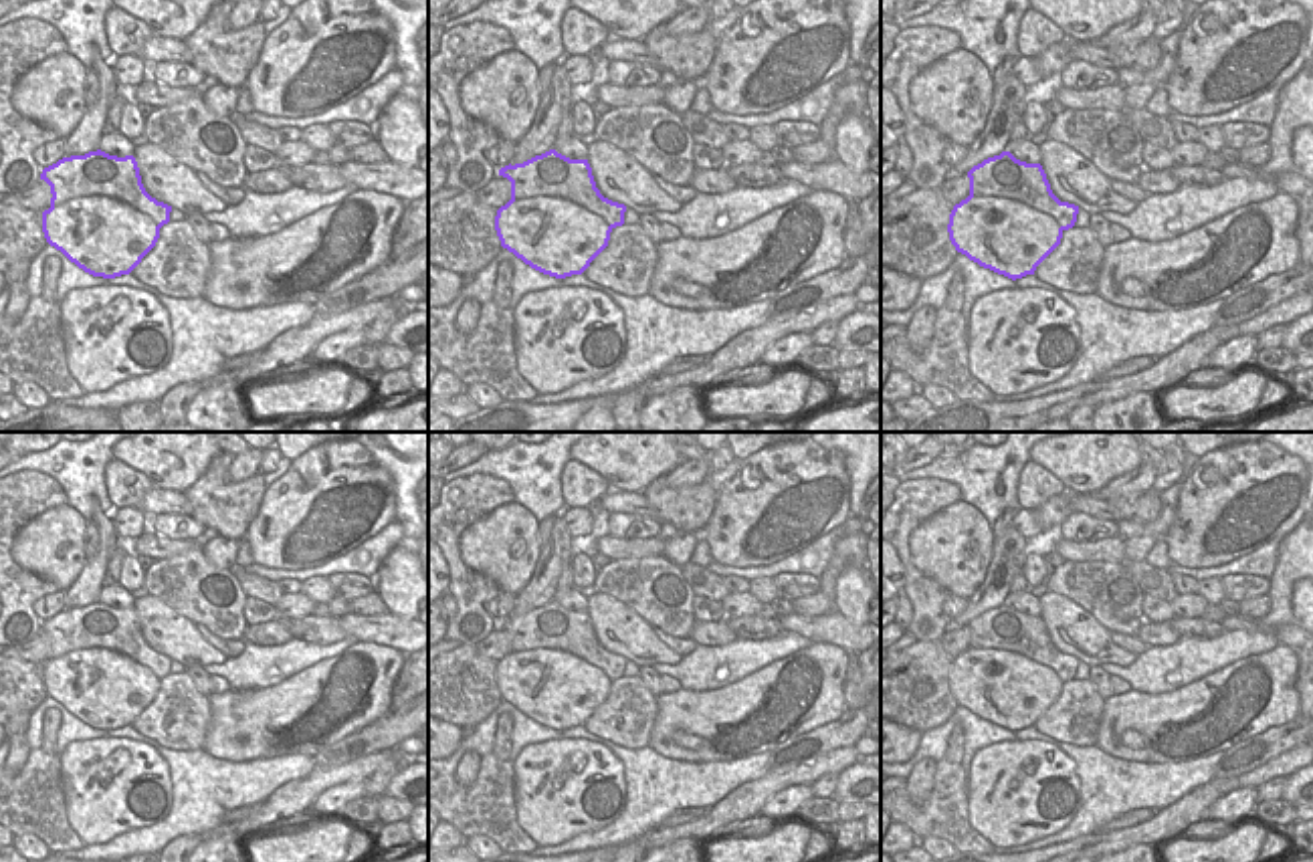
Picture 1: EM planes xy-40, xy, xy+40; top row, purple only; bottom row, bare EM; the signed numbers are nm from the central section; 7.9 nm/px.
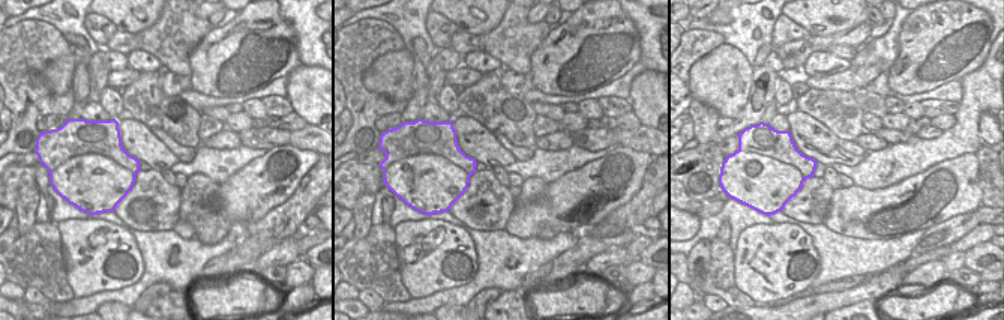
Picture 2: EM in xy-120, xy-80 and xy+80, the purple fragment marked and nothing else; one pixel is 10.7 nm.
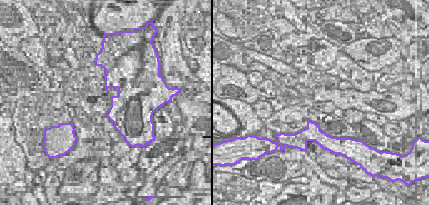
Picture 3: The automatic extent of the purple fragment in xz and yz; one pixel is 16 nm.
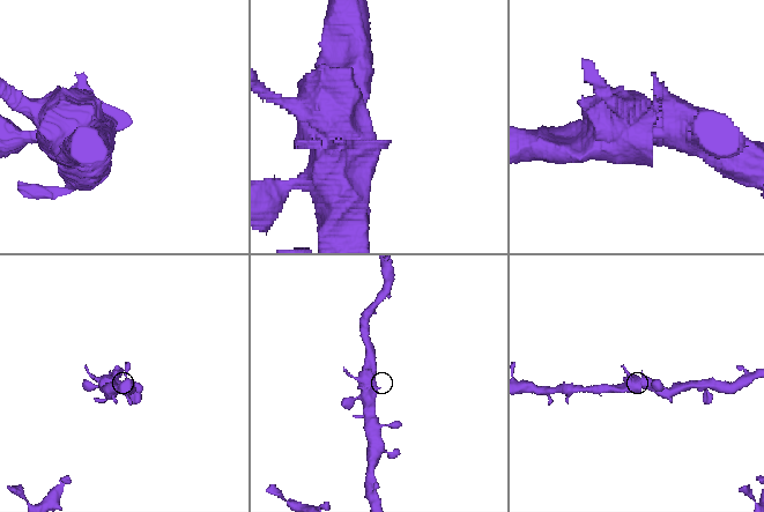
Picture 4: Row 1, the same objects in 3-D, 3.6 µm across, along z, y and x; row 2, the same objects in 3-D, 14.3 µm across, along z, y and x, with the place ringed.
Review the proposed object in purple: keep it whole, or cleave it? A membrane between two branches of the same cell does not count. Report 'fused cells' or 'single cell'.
fused cells

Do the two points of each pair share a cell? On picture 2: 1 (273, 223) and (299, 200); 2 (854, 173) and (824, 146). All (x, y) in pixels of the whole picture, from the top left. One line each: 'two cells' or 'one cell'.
1: one cell
2: two cells

